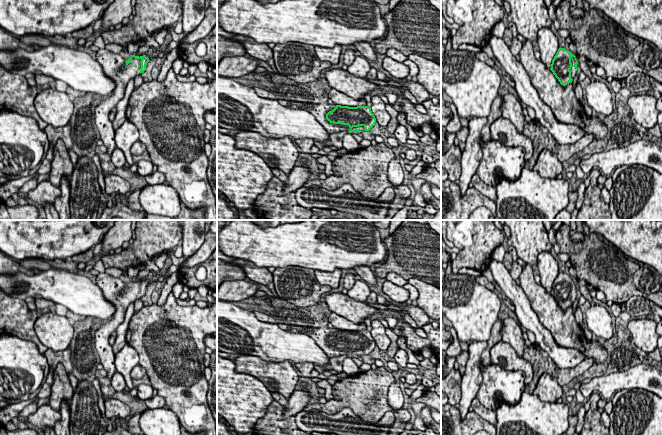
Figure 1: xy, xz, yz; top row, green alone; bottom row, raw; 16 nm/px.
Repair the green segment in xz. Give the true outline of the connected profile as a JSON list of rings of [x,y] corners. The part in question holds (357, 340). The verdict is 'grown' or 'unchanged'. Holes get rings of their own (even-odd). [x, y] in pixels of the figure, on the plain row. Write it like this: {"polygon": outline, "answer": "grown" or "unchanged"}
{"polygon": [[[289,326],[288,331],[299,333],[307,330],[315,343],[324,351],[329,359],[346,355],[369,355],[376,347],[376,342],[368,330],[341,330],[336,328],[320,327],[306,328],[301,326]]], "answer": "grown"}

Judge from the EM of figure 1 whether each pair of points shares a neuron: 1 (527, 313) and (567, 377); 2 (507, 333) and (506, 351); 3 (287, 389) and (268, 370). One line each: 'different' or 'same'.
1: different
2: different
3: same

